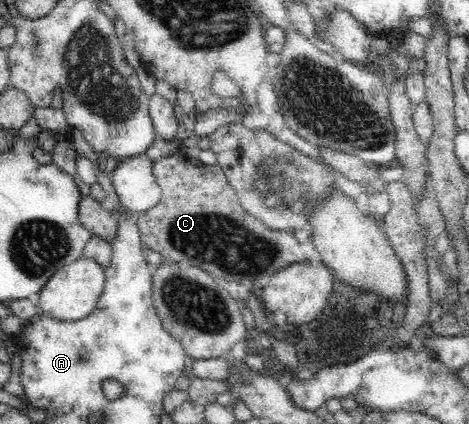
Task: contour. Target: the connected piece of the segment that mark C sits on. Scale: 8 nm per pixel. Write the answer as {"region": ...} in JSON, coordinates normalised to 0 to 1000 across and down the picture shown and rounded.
{"region":[[[380,361],[345,370],[326,382],[324,394],[345,436],[343,465],[337,481],[290,507],[305,585],[333,590],[352,613],[429,632],[473,670],[501,663],[529,677],[542,677],[542,665],[554,651],[580,651],[591,637],[618,623],[657,616],[640,573],[620,547],[576,540],[546,509],[525,500],[507,476],[507,455],[486,432],[467,387],[443,392],[429,377]]]}

